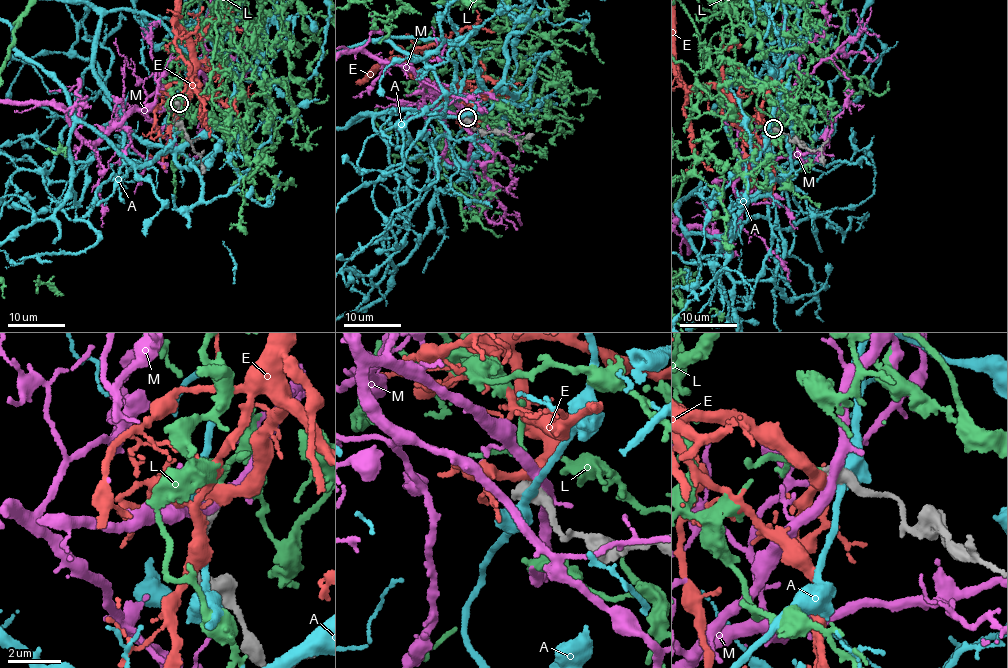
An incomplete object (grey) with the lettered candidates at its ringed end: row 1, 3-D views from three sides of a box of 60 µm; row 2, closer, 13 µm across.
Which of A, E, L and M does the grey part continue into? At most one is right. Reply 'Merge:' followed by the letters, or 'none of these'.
Merge: L

